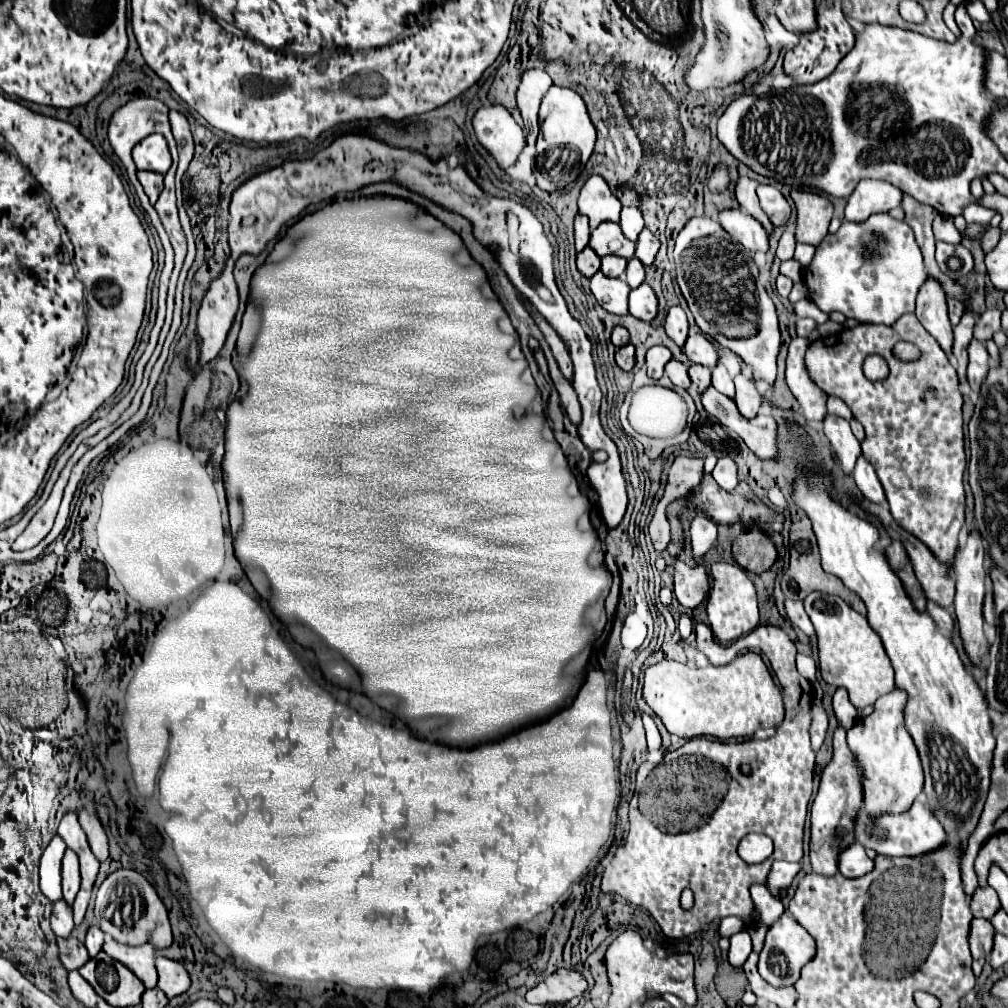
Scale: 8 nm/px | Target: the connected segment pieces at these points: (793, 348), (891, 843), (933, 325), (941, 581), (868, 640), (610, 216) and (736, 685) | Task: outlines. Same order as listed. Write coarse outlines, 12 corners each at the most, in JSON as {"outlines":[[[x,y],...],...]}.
{"outlines":[[[793,338],[787,386],[807,422],[827,416],[827,394],[803,368],[807,338]],[[925,802],[859,810],[855,840],[883,856],[917,856],[947,834]],[[935,280],[917,296],[919,322],[939,342],[953,350],[953,326],[947,316],[945,292]],[[861,500],[891,540],[899,540],[925,596],[953,604],[955,582],[947,568],[899,528],[885,504]],[[839,596],[803,600],[819,670],[857,710],[895,688],[865,616]],[[601,176],[581,188],[579,214],[591,230],[619,222],[621,202]],[[755,652],[719,668],[661,660],[643,700],[667,732],[751,738],[783,722]]]}

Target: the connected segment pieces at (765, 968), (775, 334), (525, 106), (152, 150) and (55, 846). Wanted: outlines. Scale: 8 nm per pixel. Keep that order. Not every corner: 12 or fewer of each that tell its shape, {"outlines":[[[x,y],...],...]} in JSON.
{"outlines":[[[789,912],[767,930],[759,974],[791,986],[815,940]],[[711,218],[675,240],[697,326],[773,386],[777,312],[749,250]],[[533,68],[521,76],[517,108],[529,146],[537,142],[539,106],[553,80]],[[161,134],[133,148],[137,170],[165,174],[171,154]],[[53,836],[41,856],[41,892],[61,898],[61,858],[65,842]]]}

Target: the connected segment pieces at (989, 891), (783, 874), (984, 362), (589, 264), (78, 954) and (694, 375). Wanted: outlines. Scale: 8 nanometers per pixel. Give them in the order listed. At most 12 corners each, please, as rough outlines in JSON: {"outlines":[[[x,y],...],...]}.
{"outlines":[[[977,886],[969,900],[973,916],[989,920],[999,910],[991,886]],[[775,860],[767,874],[767,888],[773,898],[791,884],[799,864]],[[971,340],[967,382],[979,392],[989,372],[987,348]],[[589,246],[577,254],[577,268],[591,278],[601,258]],[[57,938],[59,958],[67,970],[89,960],[85,944],[77,938]],[[691,366],[691,382],[699,392],[711,386],[711,370],[703,366]]]}

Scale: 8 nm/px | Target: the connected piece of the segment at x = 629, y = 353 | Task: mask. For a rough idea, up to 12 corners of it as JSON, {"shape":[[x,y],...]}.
{"shape":[[635,347],[617,348],[615,361],[629,372],[635,364]]}

